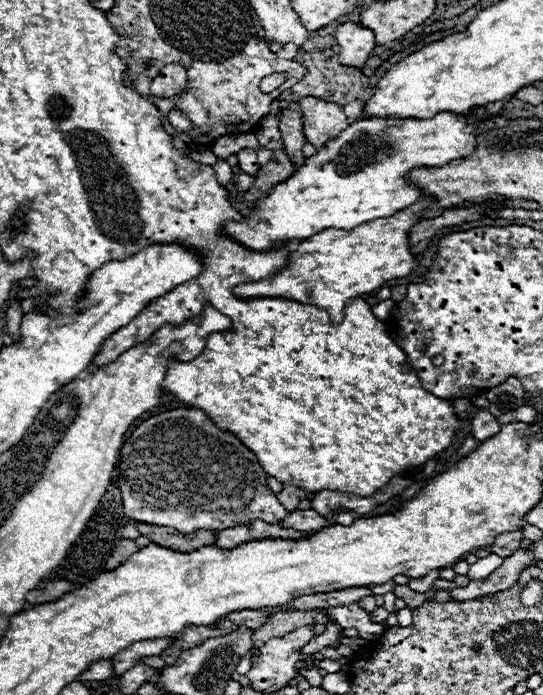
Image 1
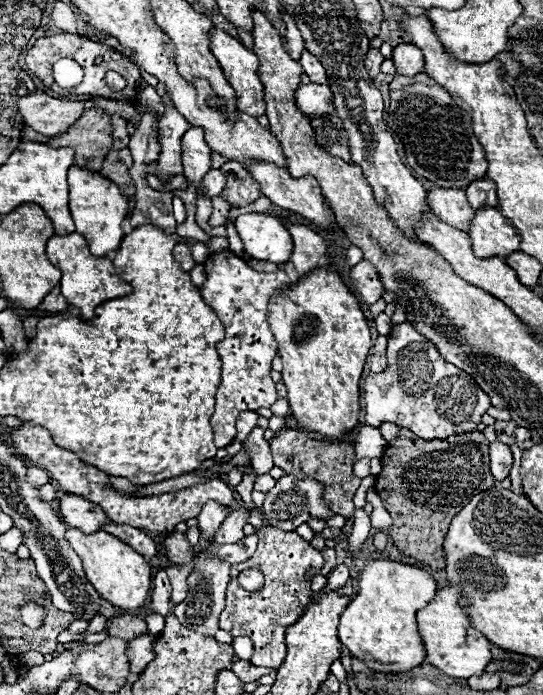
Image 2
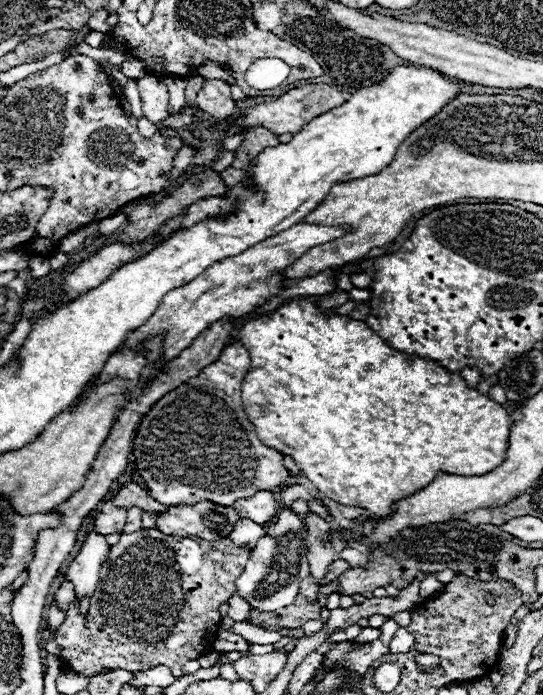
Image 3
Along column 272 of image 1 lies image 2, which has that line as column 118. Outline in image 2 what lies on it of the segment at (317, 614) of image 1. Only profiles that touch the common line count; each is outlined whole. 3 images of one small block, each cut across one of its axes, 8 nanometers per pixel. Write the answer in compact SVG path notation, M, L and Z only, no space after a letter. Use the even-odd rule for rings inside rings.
M122 614L122 616L112 618L106 630L108 630L108 636L124 638L124 640L134 640L136 636L146 632L146 622L142 618L138 618L138 616Z

